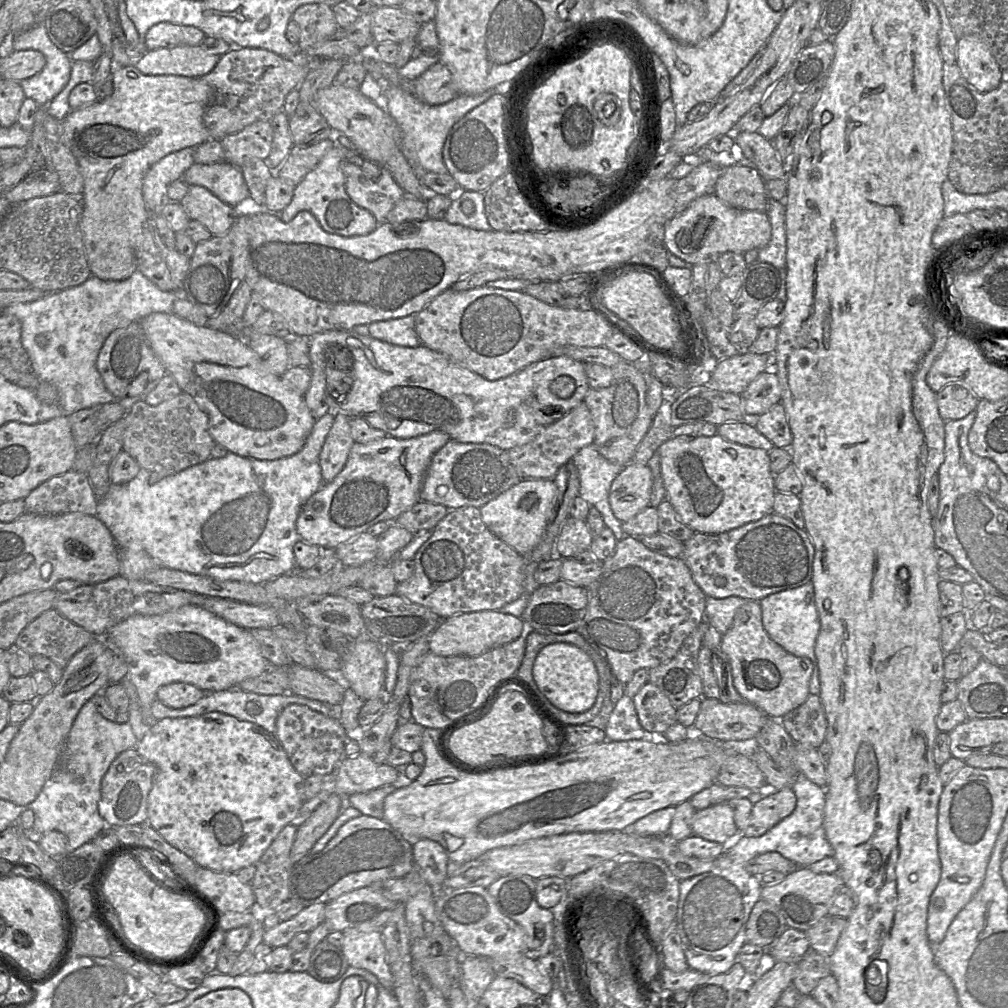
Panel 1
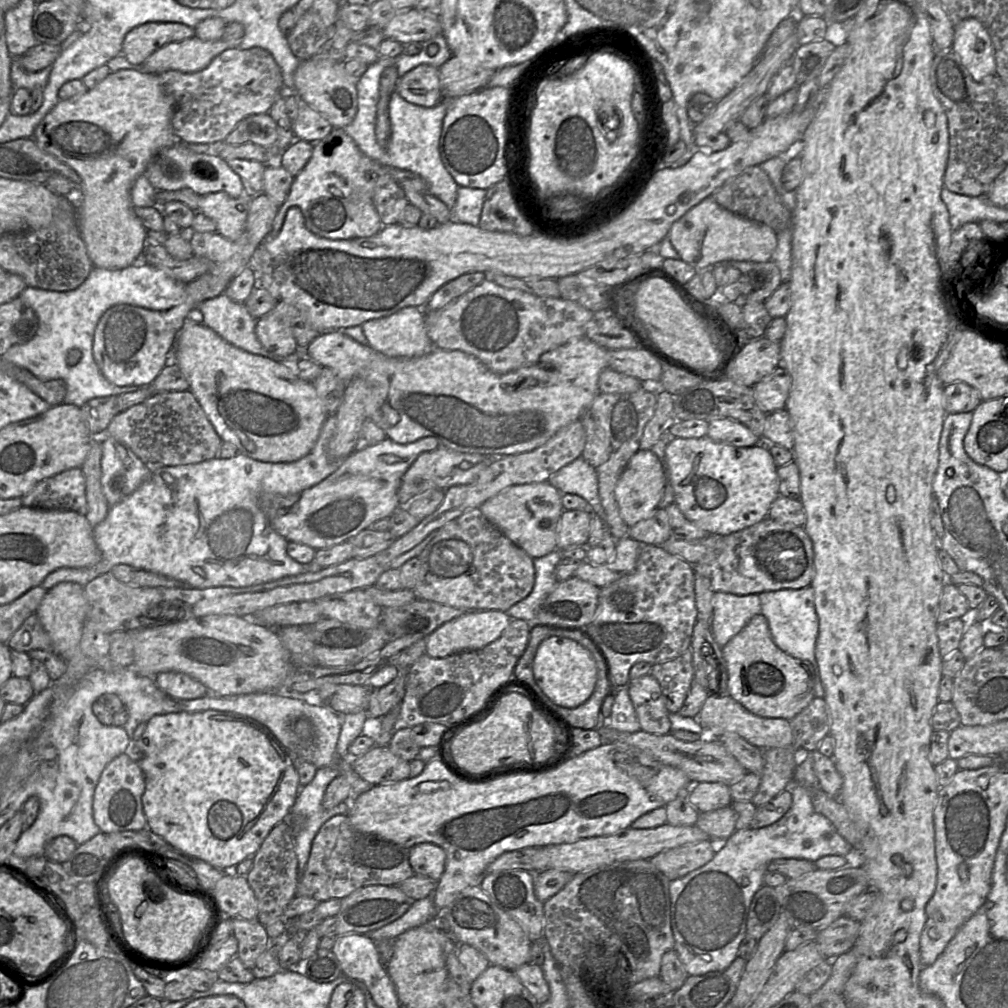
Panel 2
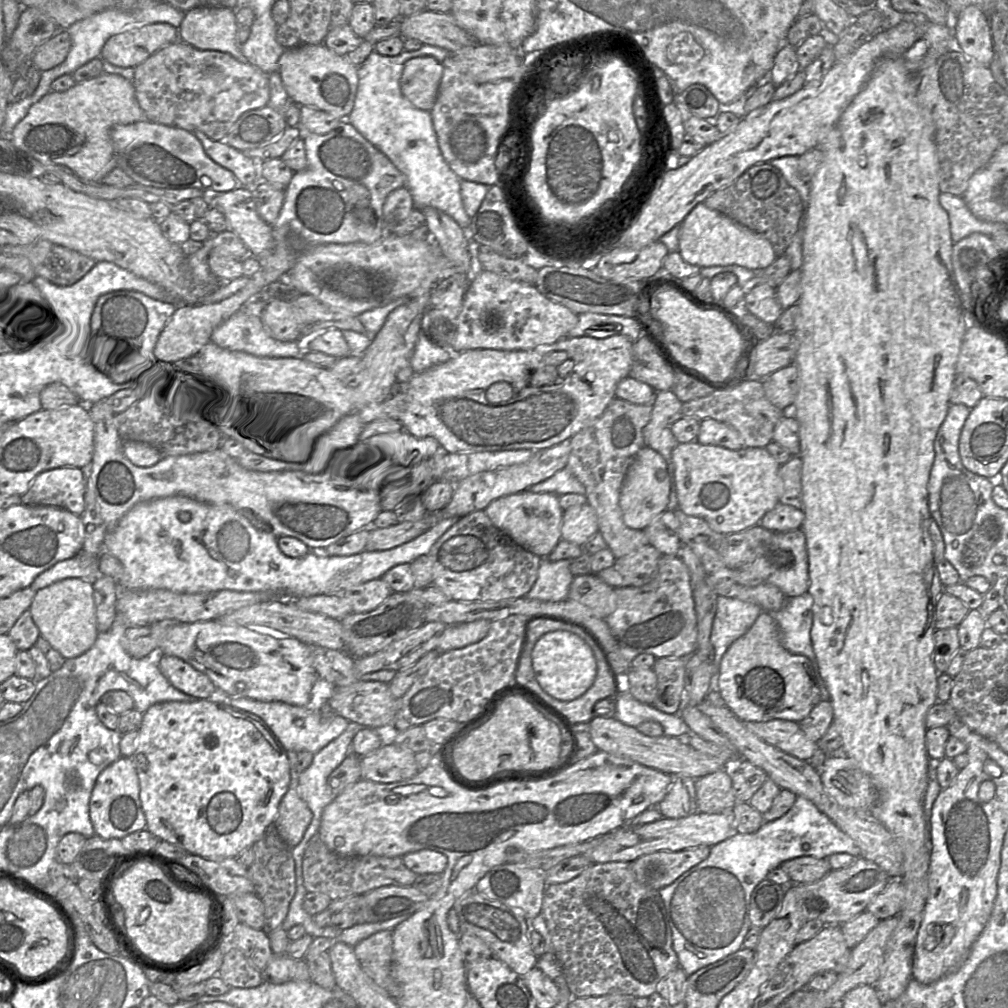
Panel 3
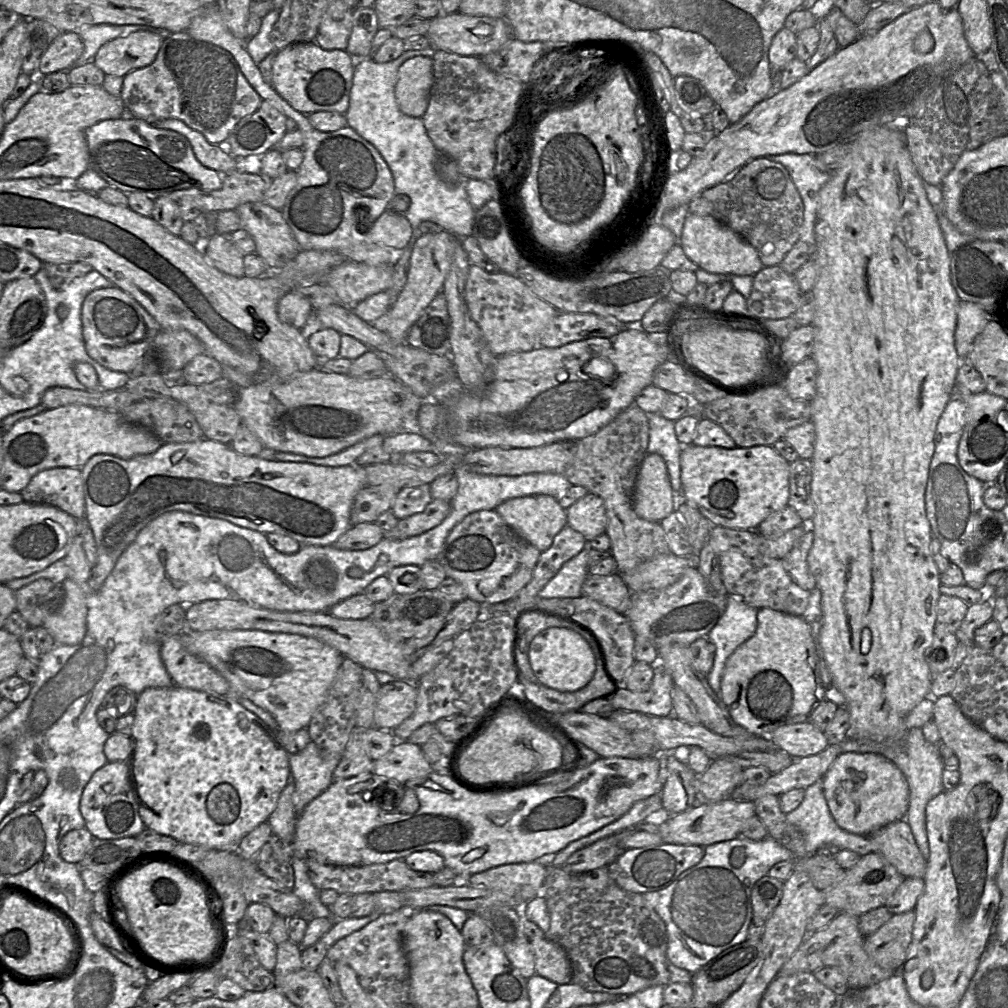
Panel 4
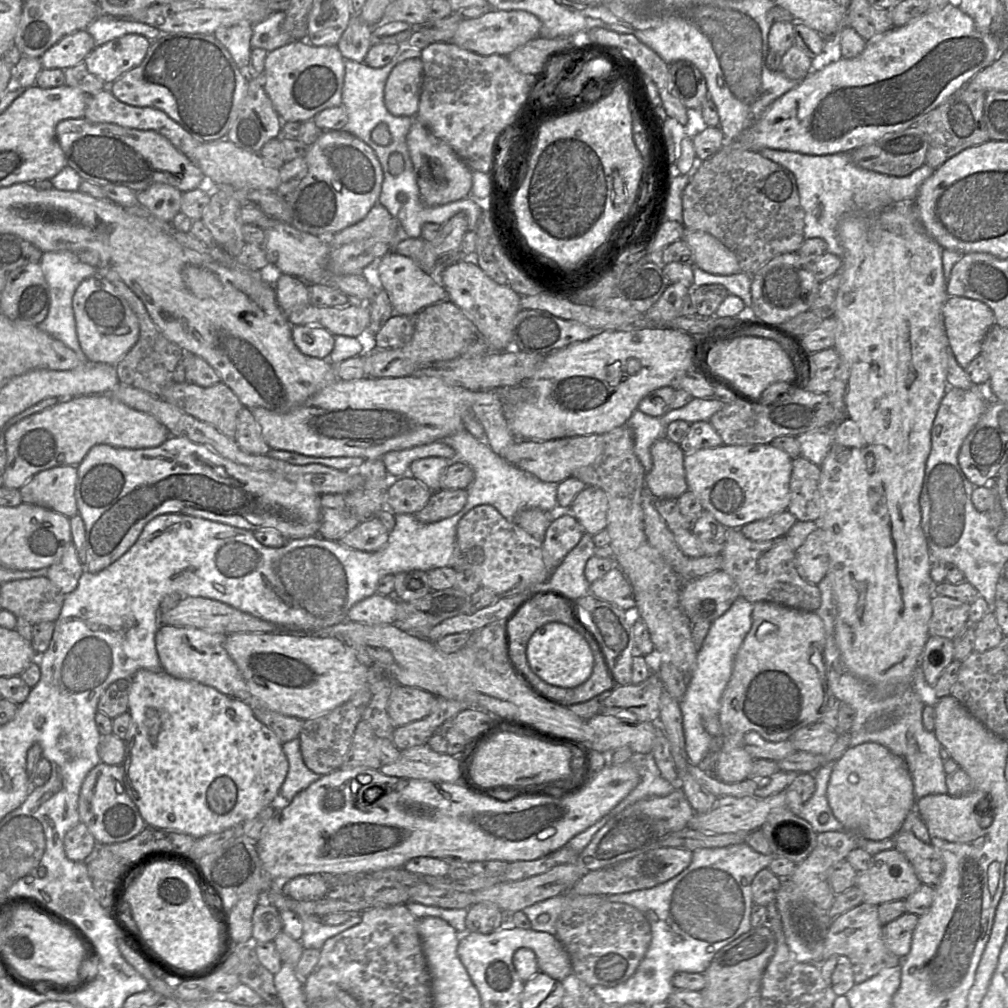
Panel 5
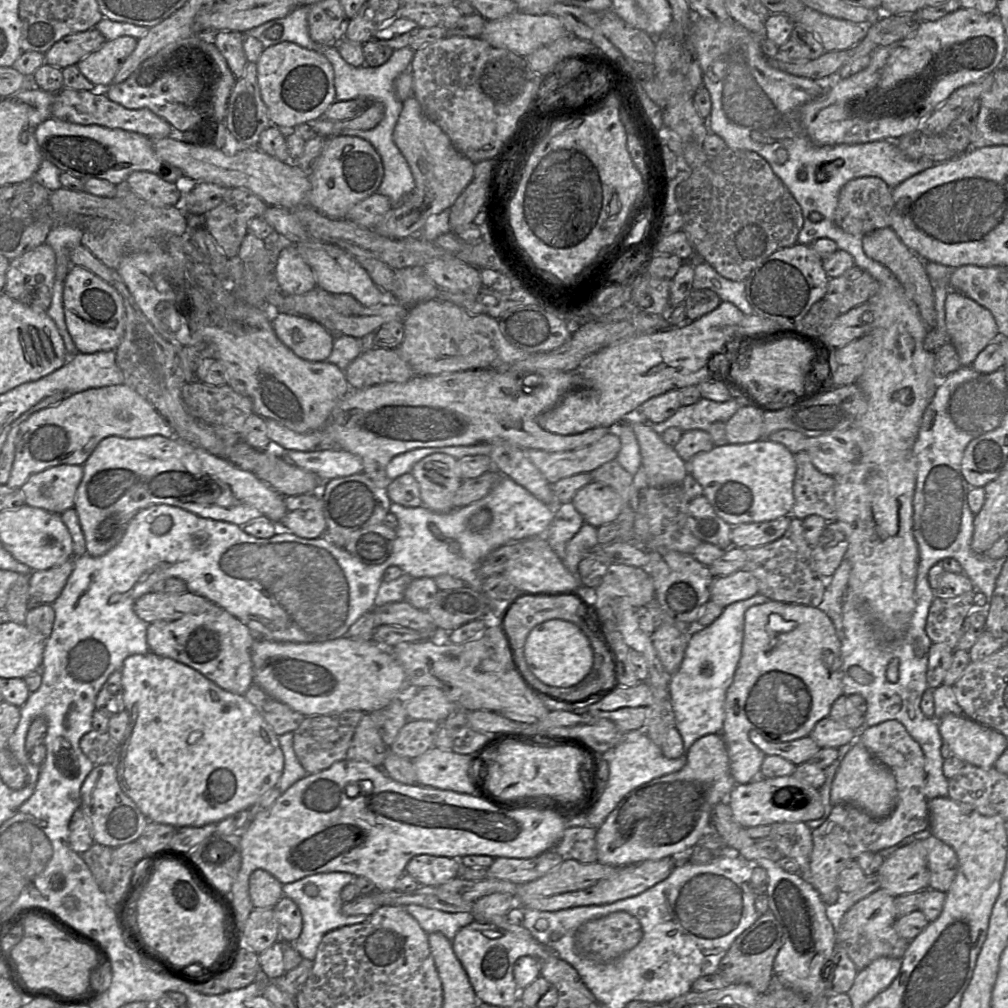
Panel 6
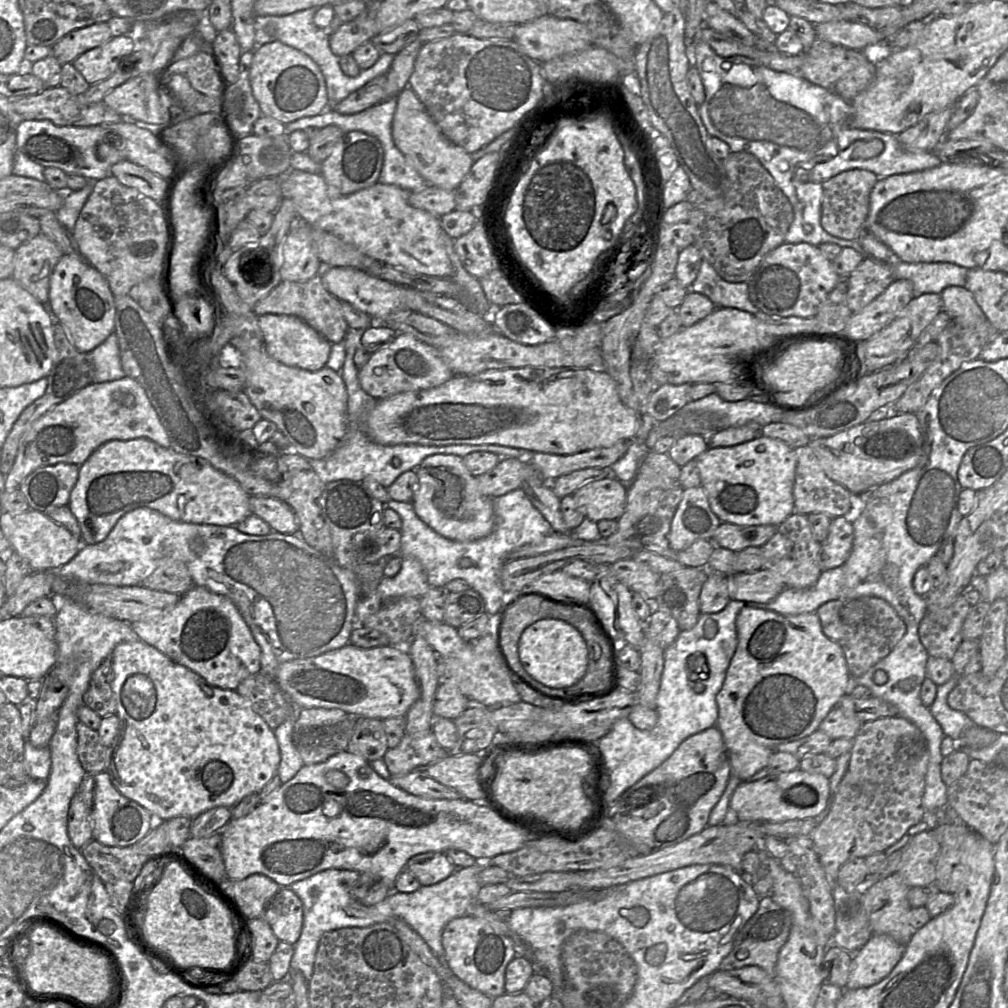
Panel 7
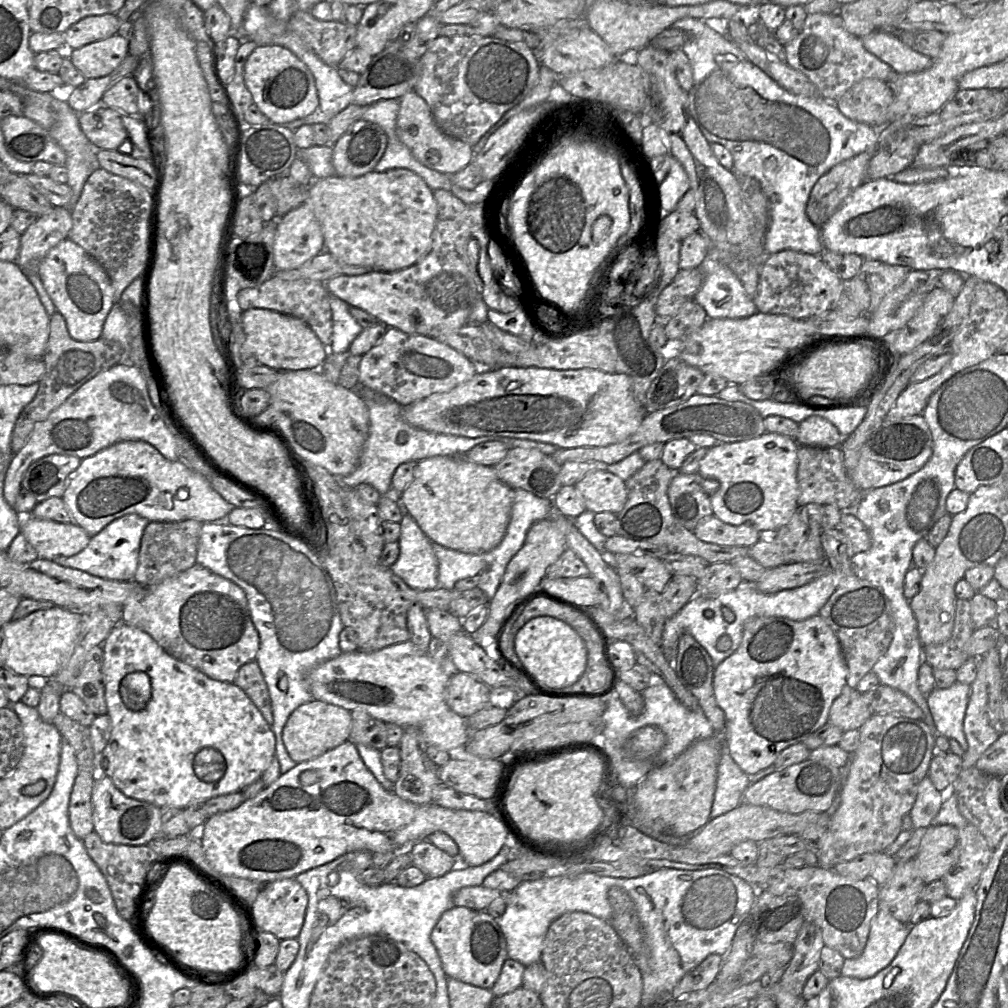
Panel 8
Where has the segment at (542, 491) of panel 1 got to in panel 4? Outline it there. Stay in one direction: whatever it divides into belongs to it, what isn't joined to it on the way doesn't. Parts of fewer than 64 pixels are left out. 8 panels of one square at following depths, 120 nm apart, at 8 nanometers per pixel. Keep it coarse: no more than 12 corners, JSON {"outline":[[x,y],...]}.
{"outline":[[549,495],[511,498],[494,510],[540,552],[567,525]]}

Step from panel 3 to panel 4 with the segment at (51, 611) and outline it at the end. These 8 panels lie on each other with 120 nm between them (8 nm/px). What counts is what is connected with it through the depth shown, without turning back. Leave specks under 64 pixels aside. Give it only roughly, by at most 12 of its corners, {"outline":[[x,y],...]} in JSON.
{"outline":[[66,579],[60,608],[43,627],[56,644],[87,631],[85,585]]}

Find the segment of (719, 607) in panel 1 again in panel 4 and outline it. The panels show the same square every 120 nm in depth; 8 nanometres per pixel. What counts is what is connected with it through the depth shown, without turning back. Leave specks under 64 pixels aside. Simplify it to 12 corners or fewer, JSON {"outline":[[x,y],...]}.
{"outline":[[728,596],[706,636],[706,679],[718,695],[728,657],[756,632],[757,608]]}

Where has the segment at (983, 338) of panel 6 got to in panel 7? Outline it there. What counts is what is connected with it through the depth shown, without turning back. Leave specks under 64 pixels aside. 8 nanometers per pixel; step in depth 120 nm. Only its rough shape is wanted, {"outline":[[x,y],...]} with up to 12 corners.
{"outline":[[964,286],[941,292],[942,309],[962,326],[987,320]]}

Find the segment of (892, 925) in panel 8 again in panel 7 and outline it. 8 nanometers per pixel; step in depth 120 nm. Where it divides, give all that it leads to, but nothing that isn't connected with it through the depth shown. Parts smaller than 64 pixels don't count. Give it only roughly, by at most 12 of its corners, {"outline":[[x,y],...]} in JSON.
{"outline":[[872,934],[853,953],[846,990],[885,978],[905,947]]}

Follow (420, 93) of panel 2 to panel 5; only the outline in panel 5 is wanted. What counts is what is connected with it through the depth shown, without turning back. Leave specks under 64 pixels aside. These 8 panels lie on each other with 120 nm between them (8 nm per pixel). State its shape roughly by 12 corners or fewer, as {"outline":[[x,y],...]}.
{"outline":[[407,59],[384,88],[390,114],[416,116],[423,65]]}

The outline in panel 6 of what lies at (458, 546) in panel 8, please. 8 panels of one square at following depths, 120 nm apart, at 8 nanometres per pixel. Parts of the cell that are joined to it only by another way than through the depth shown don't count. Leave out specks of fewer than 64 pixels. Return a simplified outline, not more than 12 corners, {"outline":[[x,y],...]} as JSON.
{"outline":[[431,454],[413,466],[421,506],[454,509],[456,458]]}

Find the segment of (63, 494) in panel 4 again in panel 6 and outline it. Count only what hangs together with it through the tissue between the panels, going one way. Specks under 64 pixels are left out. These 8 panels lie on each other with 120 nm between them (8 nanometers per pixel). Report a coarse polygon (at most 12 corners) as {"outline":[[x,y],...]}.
{"outline":[[83,465],[31,475],[25,505],[61,514],[73,508]]}

